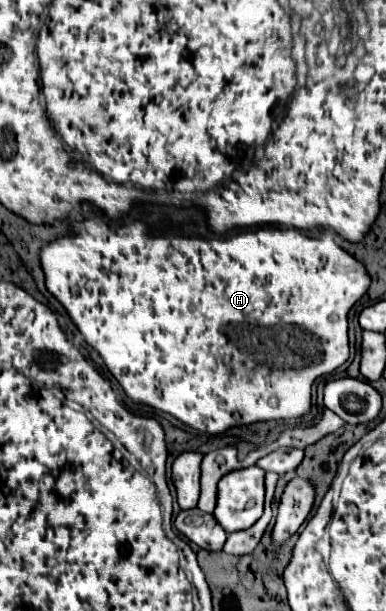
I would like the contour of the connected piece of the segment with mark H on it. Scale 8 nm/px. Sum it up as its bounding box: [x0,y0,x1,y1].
[40,219,370,435]

